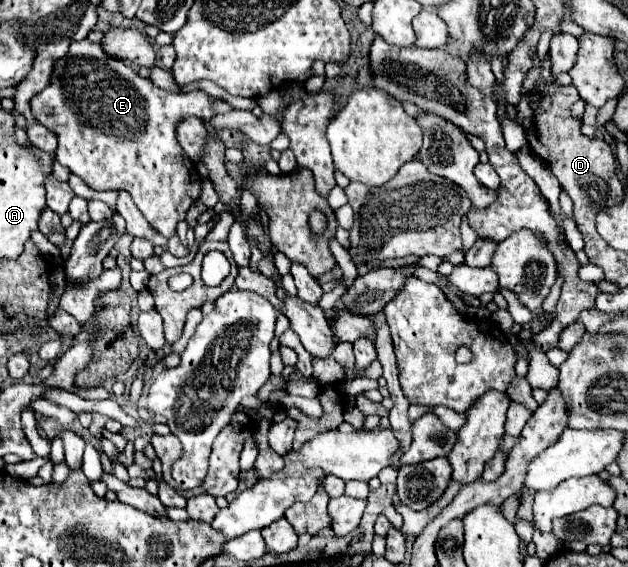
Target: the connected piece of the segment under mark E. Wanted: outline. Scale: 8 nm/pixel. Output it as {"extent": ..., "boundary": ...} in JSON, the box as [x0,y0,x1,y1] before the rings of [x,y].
{"extent":[31,38,214,238],"boundary":[[[85,38],[71,42],[69,54],[55,62],[49,84],[31,100],[31,112],[37,122],[57,134],[59,148],[55,160],[59,164],[77,174],[93,190],[127,190],[147,222],[159,230],[159,234],[171,238],[175,236],[177,222],[187,216],[187,210],[201,196],[201,176],[197,174],[191,158],[181,148],[175,130],[179,122],[189,116],[210,120],[213,117],[214,99],[201,90],[189,94],[165,92],[149,78],[139,76],[131,66],[123,64],[123,60],[109,56],[99,42]]]}

